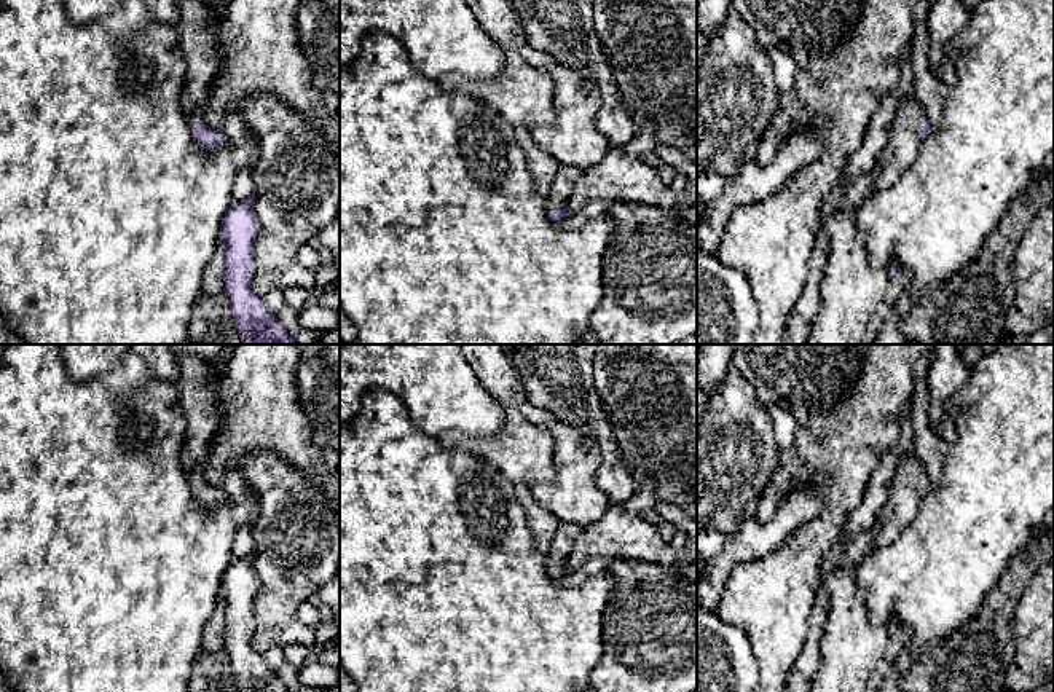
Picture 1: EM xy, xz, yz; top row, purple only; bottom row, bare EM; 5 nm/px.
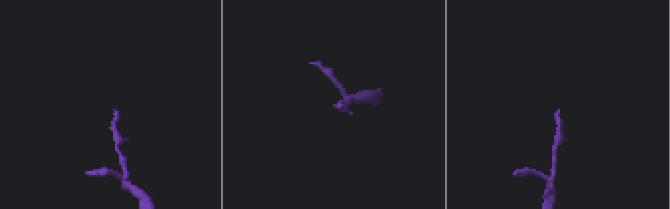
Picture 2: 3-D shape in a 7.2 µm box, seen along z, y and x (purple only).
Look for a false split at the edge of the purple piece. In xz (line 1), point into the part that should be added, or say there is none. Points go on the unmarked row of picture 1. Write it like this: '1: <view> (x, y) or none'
1: xz (565, 539)

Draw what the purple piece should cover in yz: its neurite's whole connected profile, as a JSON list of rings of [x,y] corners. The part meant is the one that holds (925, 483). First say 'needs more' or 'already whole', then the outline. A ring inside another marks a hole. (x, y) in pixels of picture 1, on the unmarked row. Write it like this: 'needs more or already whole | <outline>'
needs more | [[[914,451],[898,461],[890,483],[890,496],[879,513],[879,533],[874,547],[885,547],[896,541],[901,531],[917,517],[918,504],[931,486]]]

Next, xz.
needs more | [[[563,525],[555,534],[549,547],[549,552],[545,555],[545,564],[549,569],[549,576],[552,579],[560,579],[569,574],[568,568],[563,563],[564,563],[564,558],[572,550],[579,534],[580,534],[580,528],[572,525]]]

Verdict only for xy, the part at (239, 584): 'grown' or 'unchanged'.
unchanged

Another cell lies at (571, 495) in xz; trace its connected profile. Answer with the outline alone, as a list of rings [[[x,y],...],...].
[[[531,402],[523,403],[521,413],[555,438],[553,478],[545,483],[528,485],[536,502],[563,525],[585,528],[596,523],[611,501],[595,485],[595,472],[600,467],[601,454],[593,435],[574,429],[552,411]]]

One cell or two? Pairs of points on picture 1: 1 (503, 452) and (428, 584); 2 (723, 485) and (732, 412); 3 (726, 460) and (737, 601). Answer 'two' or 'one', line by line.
1: two
2: one
3: two

